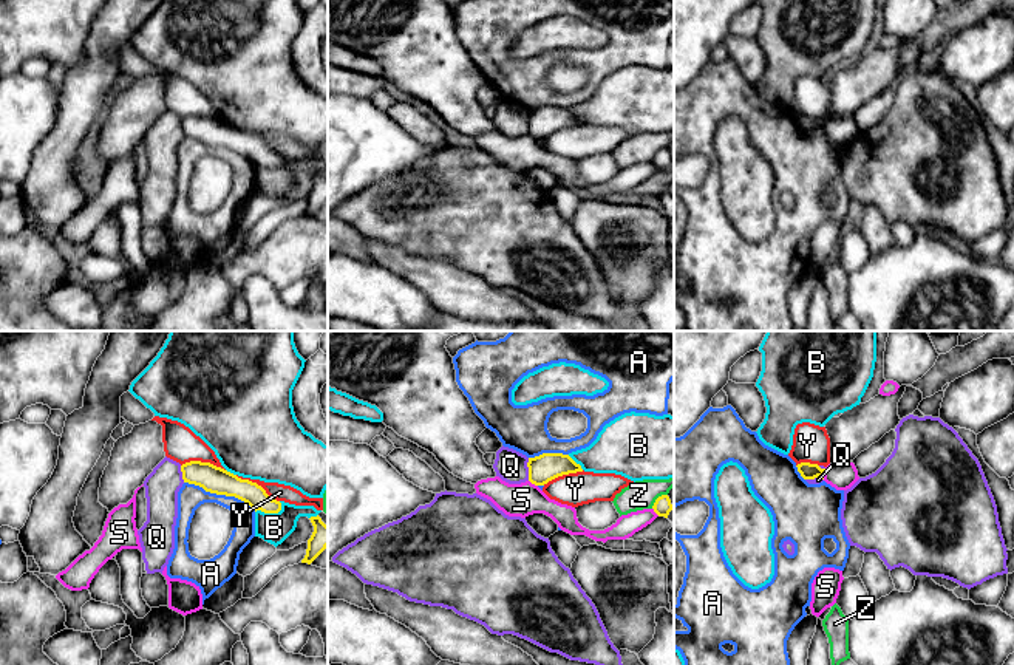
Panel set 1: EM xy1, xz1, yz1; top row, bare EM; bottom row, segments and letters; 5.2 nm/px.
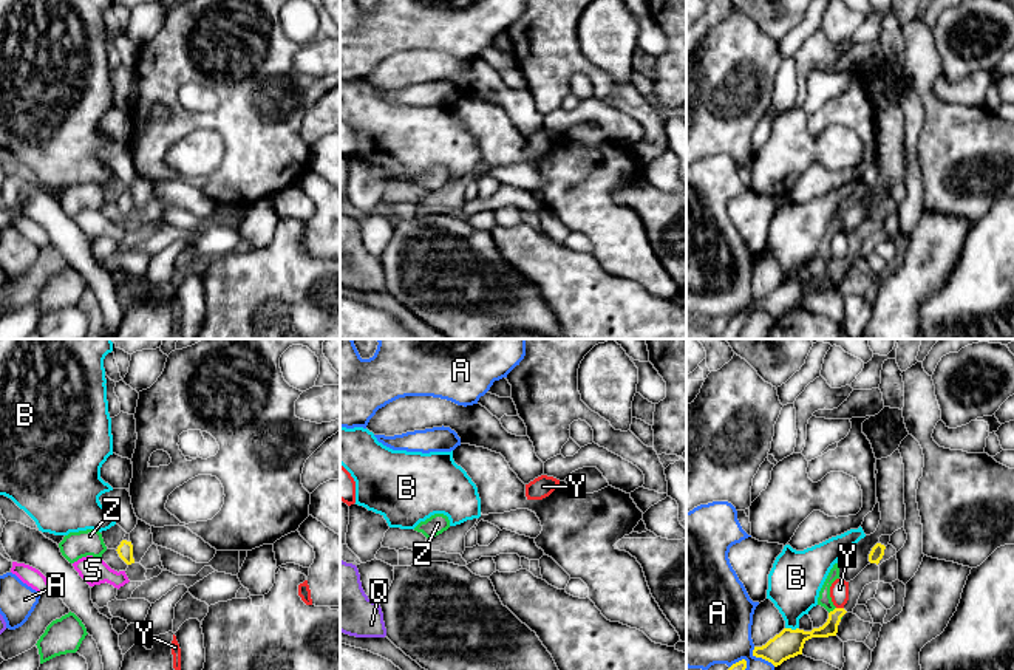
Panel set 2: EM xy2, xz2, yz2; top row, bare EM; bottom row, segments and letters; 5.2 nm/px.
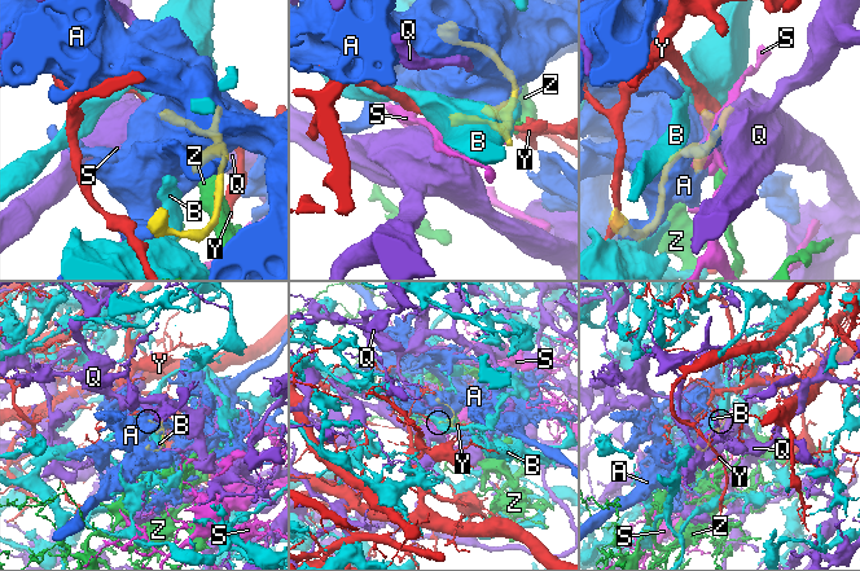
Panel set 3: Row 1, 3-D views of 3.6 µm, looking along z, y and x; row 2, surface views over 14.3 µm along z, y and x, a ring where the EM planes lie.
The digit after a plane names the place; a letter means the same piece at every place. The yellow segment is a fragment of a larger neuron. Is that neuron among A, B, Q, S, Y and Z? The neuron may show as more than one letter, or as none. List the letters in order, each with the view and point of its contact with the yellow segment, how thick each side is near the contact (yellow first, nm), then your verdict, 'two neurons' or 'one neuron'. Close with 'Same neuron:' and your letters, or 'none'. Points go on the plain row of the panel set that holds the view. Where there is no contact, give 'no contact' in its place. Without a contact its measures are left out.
A: meets yellow in xy1 at (220, 147); 140 nm thick on the yellow side, 140 nm on the other; two neurons
B: meets yellow in xy1 at (271, 166); 120 nm thick on the yellow side, 160 nm on the other; two neurons
Q: meets yellow in xz1 at (529, 122); 140 nm thick on the yellow side, 170 nm on the other; two neurons
S: meets yellow in yz1 at (823, 127); 90 nm thick on the yellow side, 140 nm on the other; two neurons
Y: meets yellow in xy1 at (255, 136); 140 nm thick on the yellow side, 90 nm on the other; two neurons
Z: meets yellow in yz2 at (833, 263); 100 nm thick on the yellow side, 70 nm on the other; two neurons
Same neuron: none

